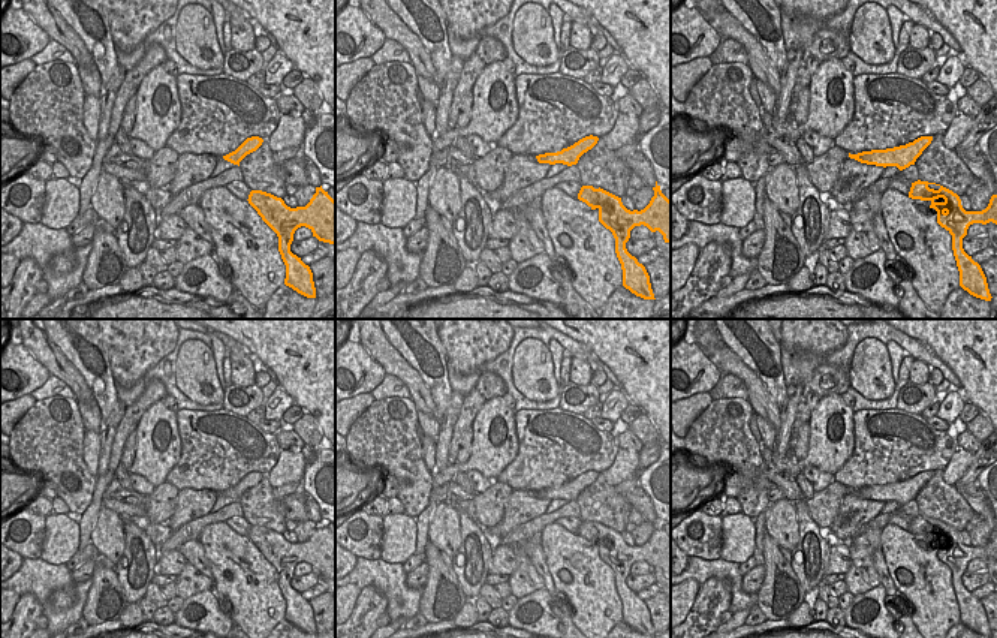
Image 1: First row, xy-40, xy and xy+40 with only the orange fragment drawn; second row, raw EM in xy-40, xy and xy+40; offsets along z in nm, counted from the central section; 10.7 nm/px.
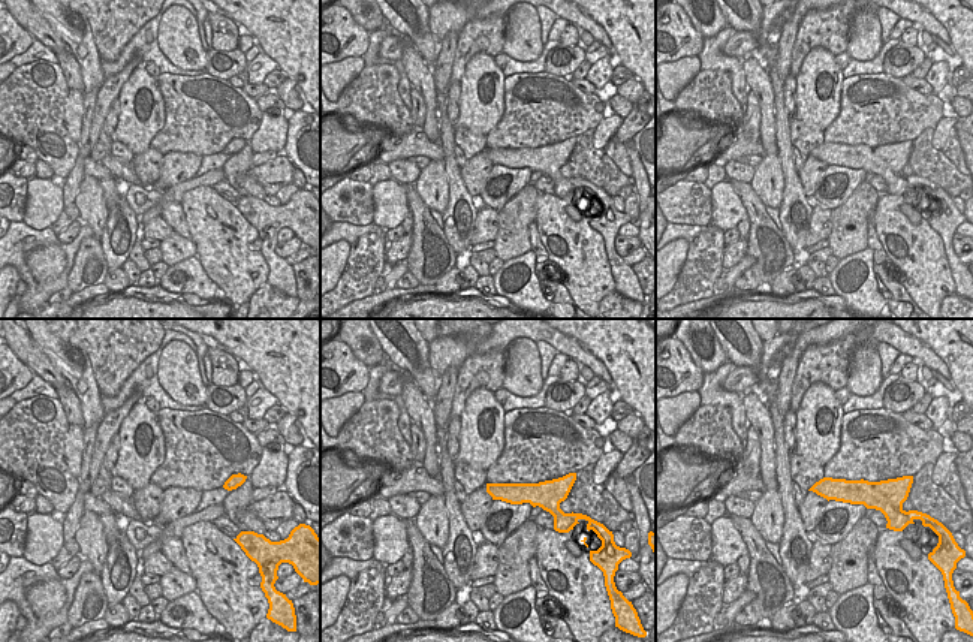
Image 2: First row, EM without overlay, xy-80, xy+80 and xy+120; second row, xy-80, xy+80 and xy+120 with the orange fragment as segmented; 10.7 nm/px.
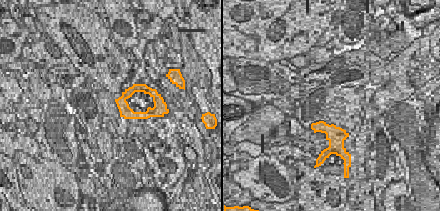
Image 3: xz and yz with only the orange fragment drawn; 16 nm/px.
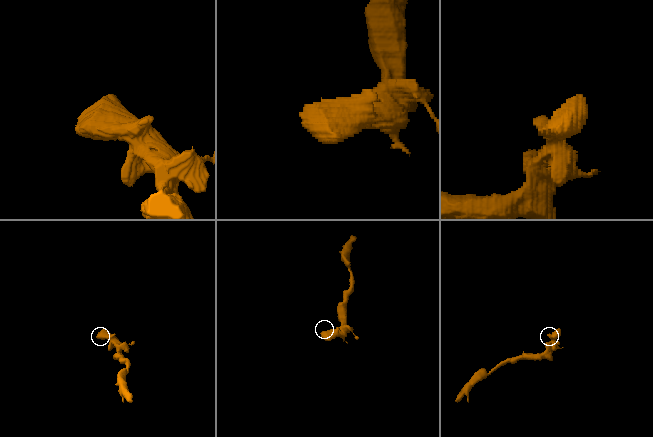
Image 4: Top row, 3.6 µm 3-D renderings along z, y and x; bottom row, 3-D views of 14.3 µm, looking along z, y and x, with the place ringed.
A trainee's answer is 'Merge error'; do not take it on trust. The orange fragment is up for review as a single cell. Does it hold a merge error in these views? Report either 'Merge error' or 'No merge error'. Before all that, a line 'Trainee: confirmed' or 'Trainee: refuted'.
Trainee: refuted
No merge error.

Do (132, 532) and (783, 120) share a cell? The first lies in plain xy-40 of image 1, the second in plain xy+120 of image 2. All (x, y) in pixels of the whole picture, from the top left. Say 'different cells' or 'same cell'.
same cell

